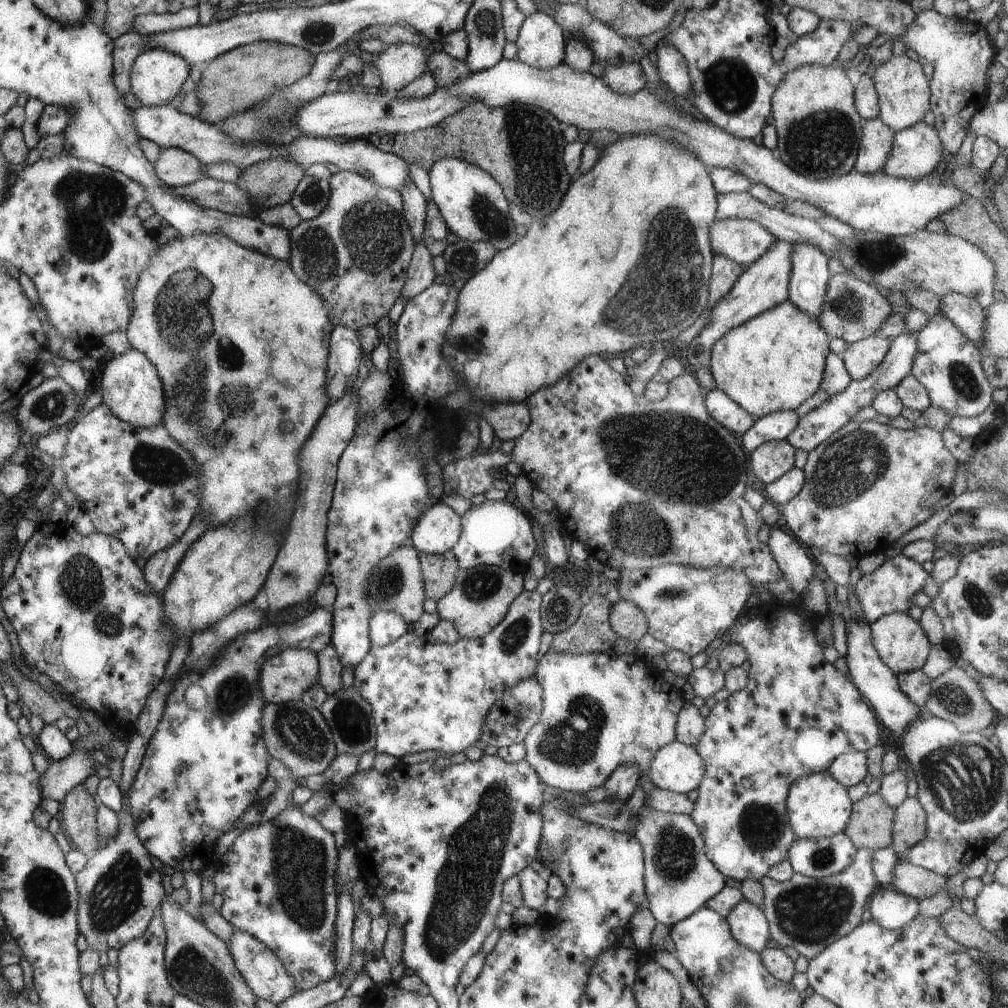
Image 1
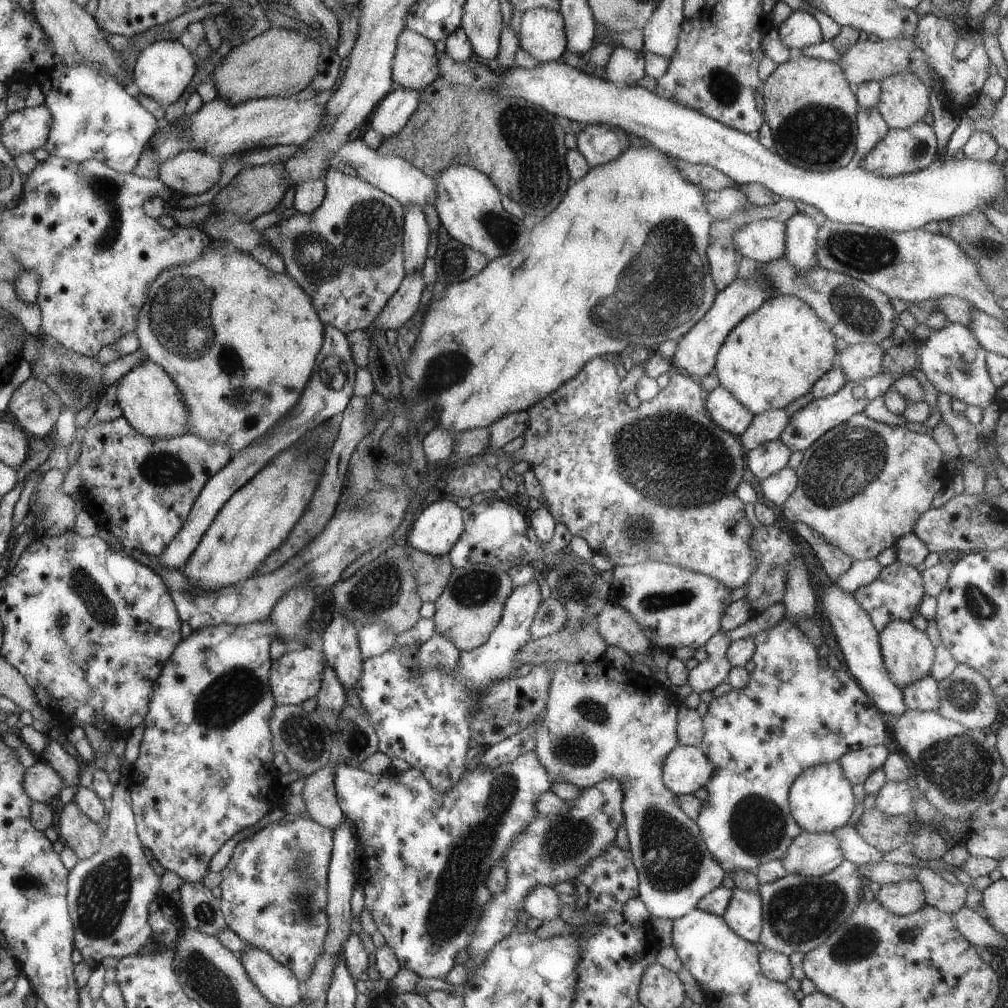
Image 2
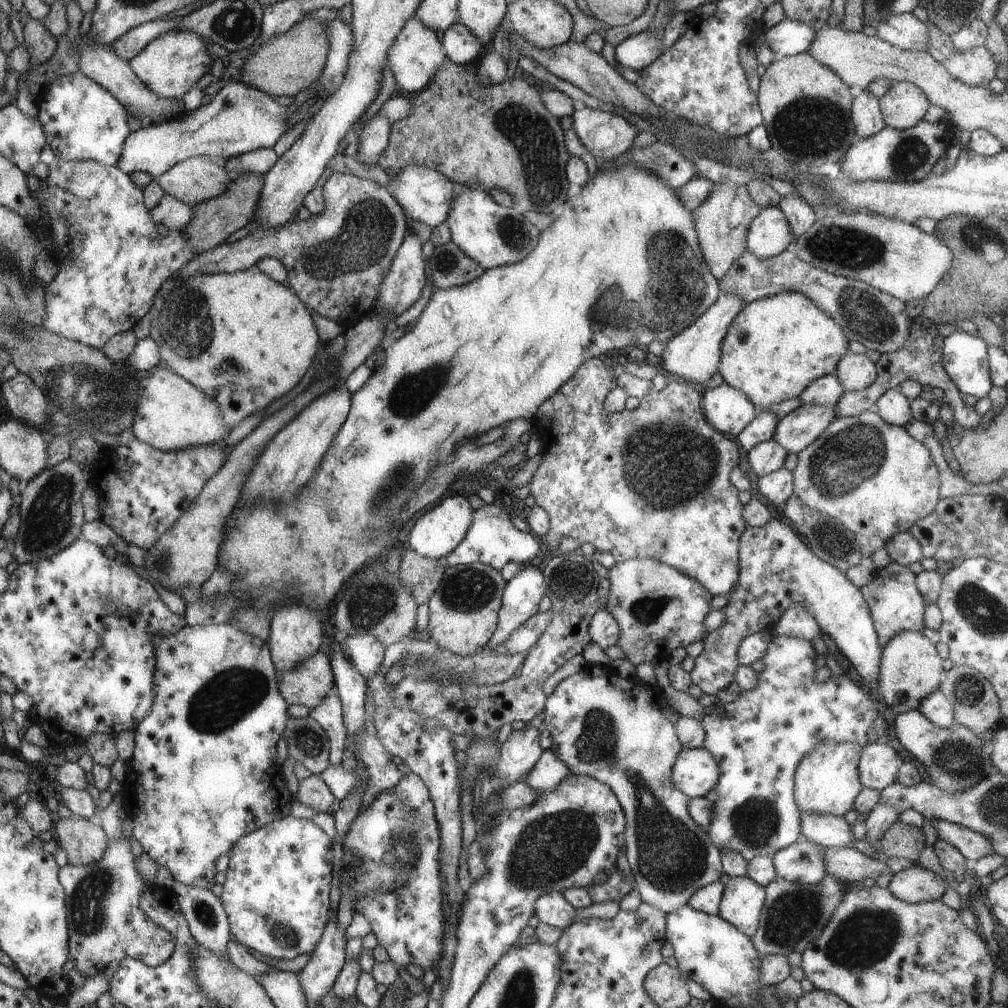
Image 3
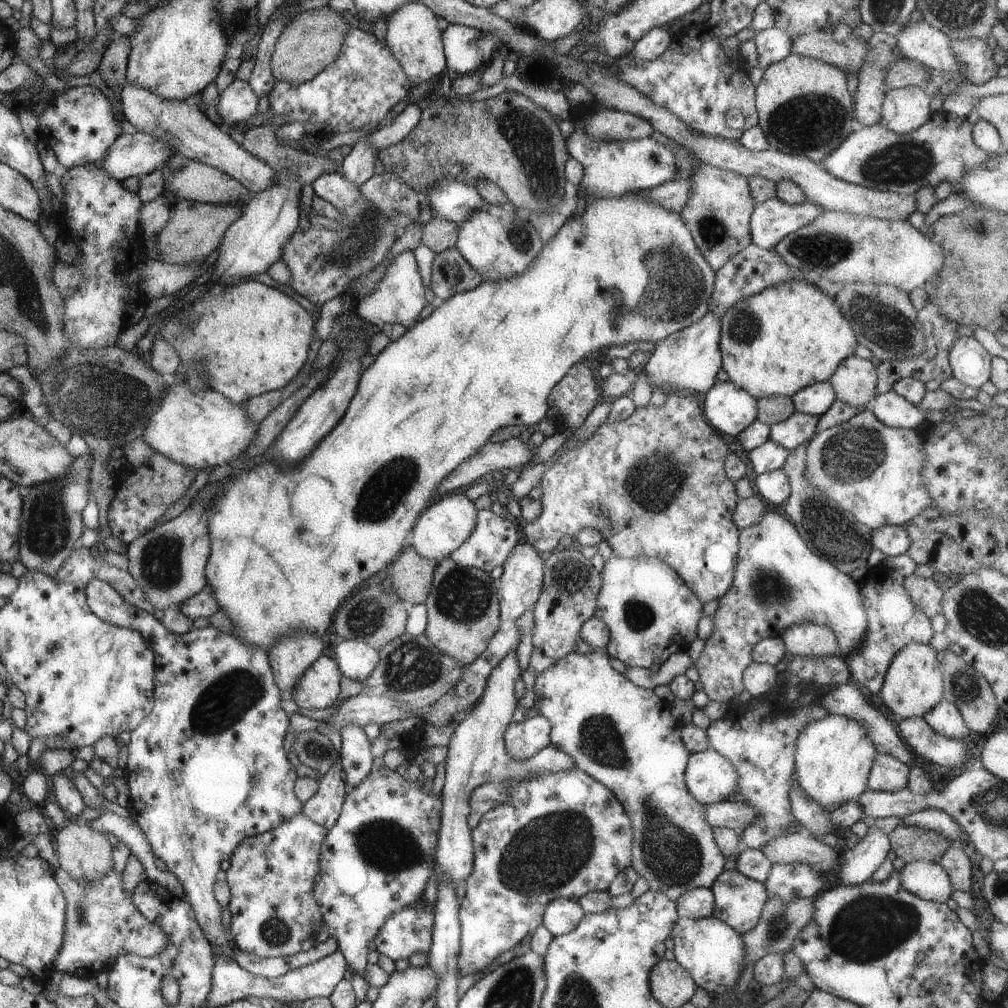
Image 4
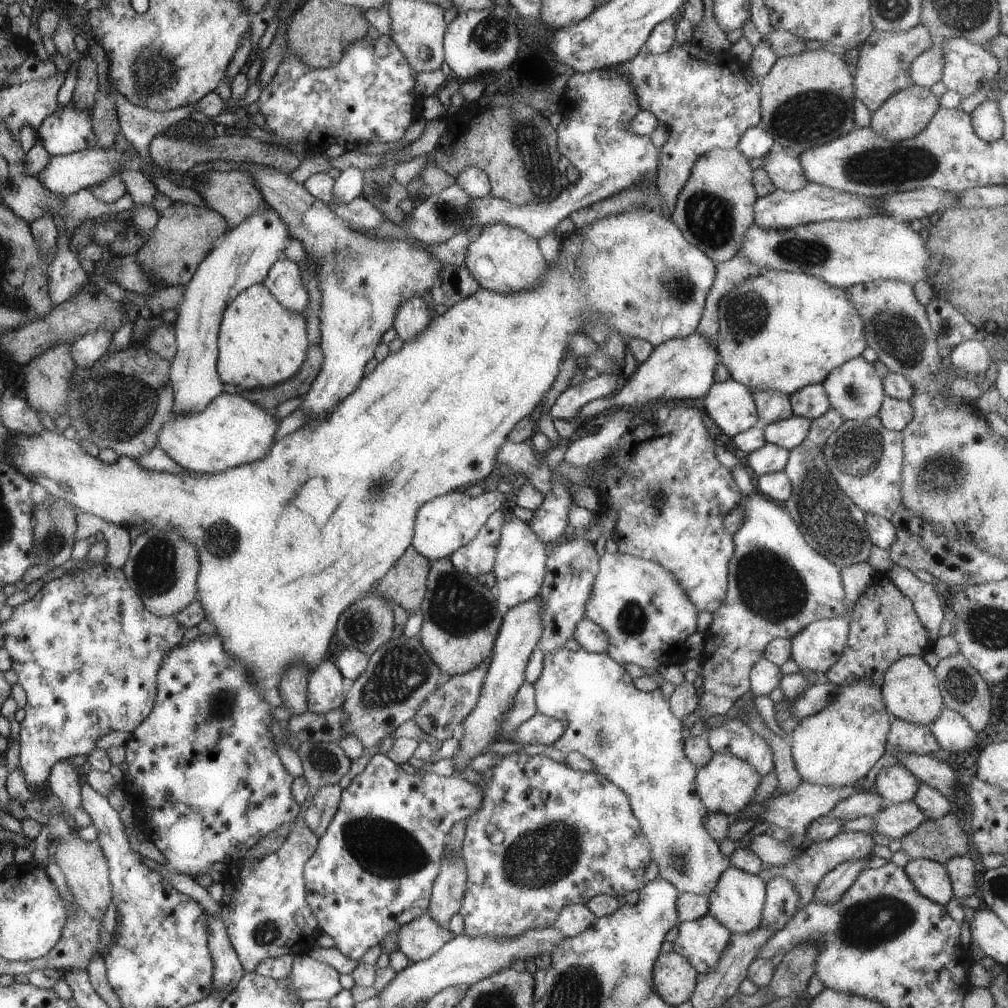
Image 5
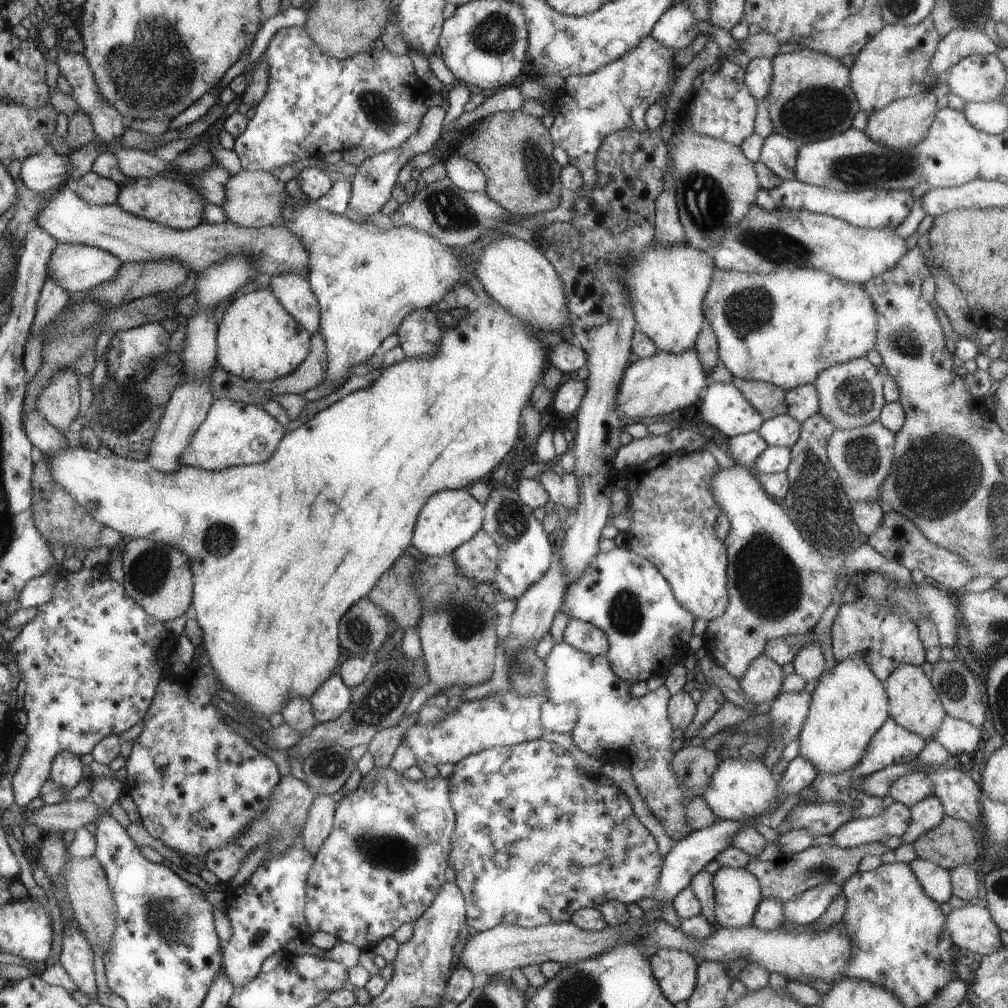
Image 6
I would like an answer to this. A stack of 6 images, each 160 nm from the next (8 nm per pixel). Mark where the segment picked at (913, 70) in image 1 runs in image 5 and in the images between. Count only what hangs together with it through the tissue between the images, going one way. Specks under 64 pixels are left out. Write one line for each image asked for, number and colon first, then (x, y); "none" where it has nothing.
2: (904, 101)
3: (904, 105)
4: (904, 110)
5: (907, 112)

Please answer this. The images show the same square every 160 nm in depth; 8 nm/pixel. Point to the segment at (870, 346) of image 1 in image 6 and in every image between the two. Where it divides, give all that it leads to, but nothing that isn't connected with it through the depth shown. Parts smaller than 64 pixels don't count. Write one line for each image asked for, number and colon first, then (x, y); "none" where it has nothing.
2: (862, 361)
3: (856, 372)
4: (855, 381)
5: (853, 389)
6: (850, 395)

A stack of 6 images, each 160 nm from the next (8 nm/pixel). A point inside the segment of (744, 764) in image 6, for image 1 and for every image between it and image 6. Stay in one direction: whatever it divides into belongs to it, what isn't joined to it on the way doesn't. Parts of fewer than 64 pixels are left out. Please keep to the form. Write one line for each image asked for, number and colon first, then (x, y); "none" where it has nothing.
1: (678, 767)
2: (687, 768)
3: (696, 772)
4: (711, 777)
5: (727, 784)

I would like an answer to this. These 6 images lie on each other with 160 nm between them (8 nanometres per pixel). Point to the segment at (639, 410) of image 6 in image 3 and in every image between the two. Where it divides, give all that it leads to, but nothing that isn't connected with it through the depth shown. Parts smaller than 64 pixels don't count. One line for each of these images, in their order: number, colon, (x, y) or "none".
3: (694, 354)
4: (691, 358)
5: (680, 369)

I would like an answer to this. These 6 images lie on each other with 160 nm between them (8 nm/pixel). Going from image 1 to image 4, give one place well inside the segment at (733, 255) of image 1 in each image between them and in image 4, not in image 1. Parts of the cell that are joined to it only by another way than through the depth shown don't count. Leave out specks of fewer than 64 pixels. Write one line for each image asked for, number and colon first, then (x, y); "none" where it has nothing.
2: (764, 241)
3: (770, 233)
4: (771, 220)

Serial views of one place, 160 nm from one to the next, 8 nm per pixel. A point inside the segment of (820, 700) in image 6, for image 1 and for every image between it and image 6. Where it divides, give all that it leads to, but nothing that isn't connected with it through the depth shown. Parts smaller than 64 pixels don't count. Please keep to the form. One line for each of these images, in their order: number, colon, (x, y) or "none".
1: (818, 806)
2: (821, 799)
3: (827, 782)
4: (833, 756)
5: (835, 747)

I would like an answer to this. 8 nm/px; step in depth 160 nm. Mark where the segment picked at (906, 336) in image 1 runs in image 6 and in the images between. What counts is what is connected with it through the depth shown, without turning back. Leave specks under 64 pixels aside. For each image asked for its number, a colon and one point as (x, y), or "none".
2: (808, 424)
3: (794, 432)
4: (798, 429)
5: (788, 433)
6: (781, 431)

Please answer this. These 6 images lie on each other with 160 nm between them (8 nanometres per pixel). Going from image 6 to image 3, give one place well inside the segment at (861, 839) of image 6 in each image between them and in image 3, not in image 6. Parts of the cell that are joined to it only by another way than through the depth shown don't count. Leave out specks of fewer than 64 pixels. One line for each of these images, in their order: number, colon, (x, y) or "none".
3: (971, 844)
4: (934, 819)
5: (896, 820)

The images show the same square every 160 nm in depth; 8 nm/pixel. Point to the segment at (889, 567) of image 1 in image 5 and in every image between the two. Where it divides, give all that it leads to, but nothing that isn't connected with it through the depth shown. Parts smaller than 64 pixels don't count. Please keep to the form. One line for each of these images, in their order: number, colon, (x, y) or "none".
2: (896, 594)
3: (895, 603)
4: (893, 621)
5: (884, 627)

